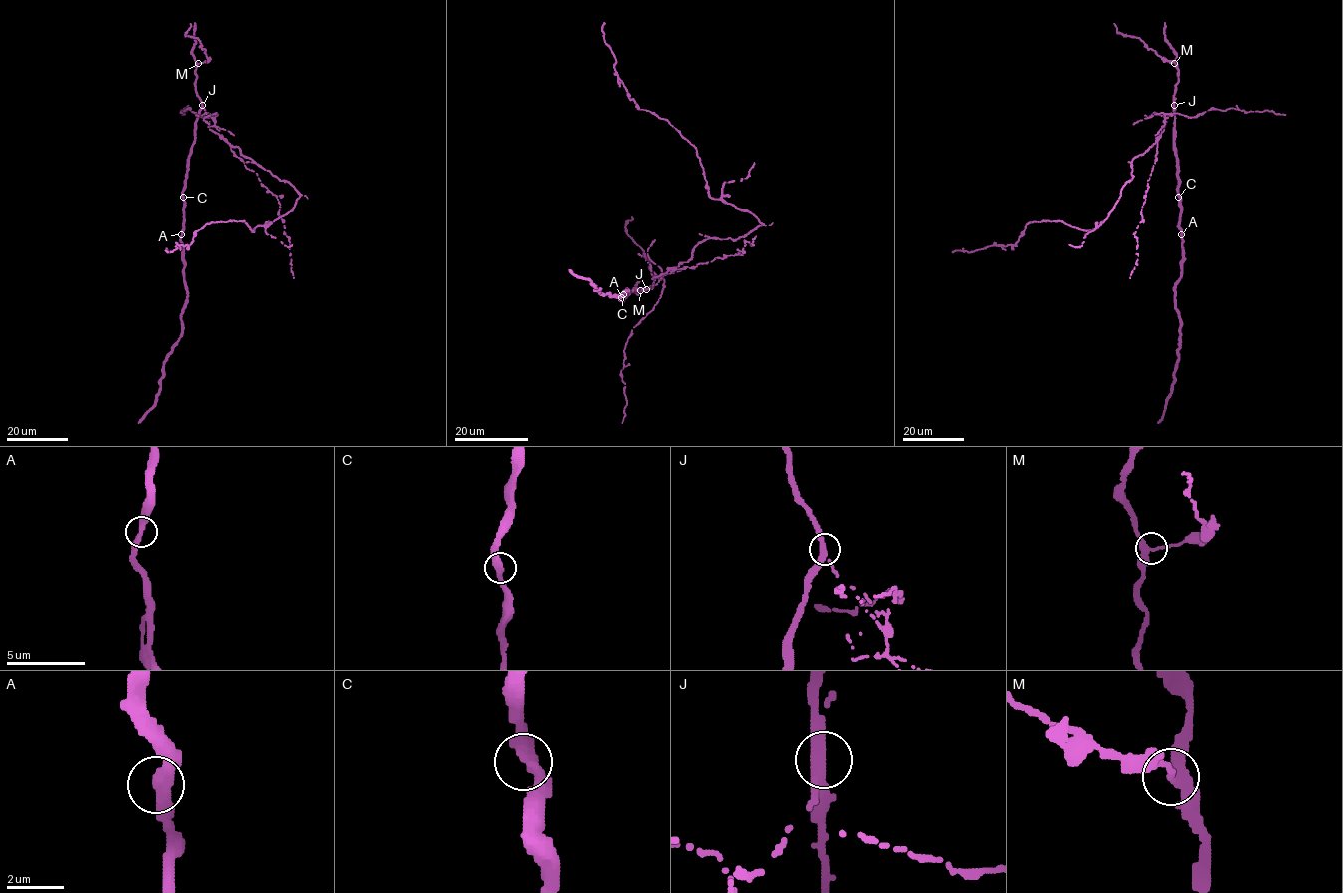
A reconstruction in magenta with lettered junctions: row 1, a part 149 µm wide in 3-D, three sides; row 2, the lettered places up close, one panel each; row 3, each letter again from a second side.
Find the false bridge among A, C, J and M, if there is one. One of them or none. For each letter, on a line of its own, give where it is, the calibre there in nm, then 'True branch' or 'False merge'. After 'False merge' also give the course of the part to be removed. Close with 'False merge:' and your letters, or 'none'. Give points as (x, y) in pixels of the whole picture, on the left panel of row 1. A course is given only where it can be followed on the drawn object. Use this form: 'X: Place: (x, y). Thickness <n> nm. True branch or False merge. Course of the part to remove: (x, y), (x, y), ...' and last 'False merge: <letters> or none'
A: Place: (181, 234). Thickness 360 nm. True branch
C: Place: (183, 197). Thickness 380 nm. True branch
J: Place: (202, 105). Thickness 320 nm. False merge. Course of the part to remove: (202, 105), (214, 118), (209, 129), (300, 197), (254, 230), (244, 221), (207, 223), (189, 245), (168, 252)
M: Place: (198, 63). Thickness 320 nm. True branch
False merge: J

